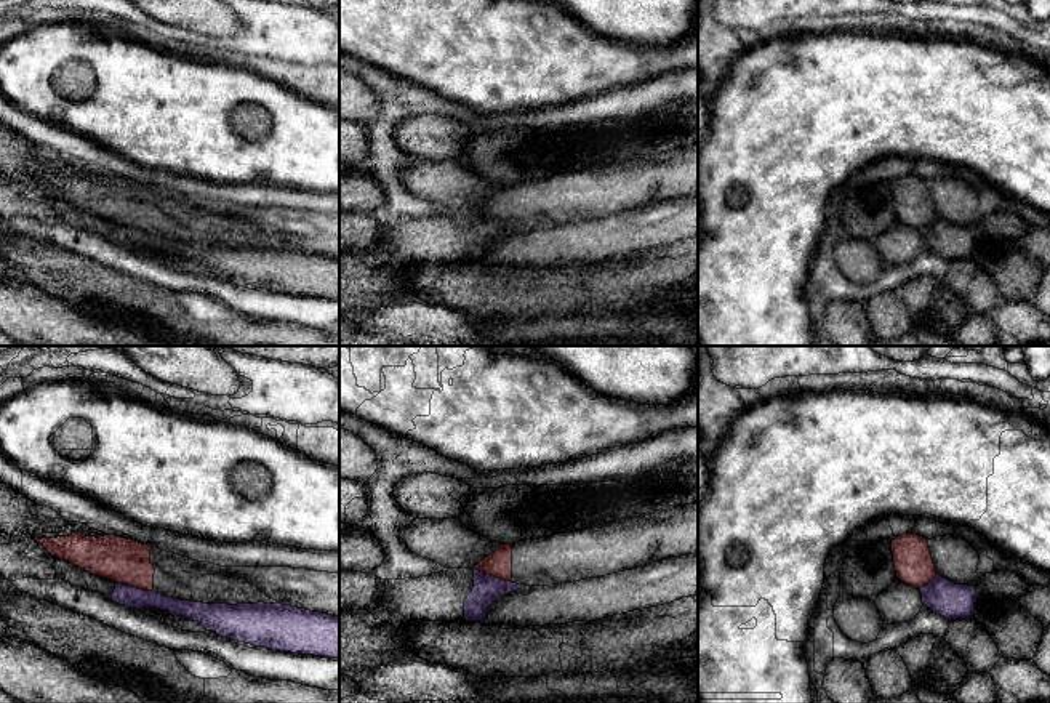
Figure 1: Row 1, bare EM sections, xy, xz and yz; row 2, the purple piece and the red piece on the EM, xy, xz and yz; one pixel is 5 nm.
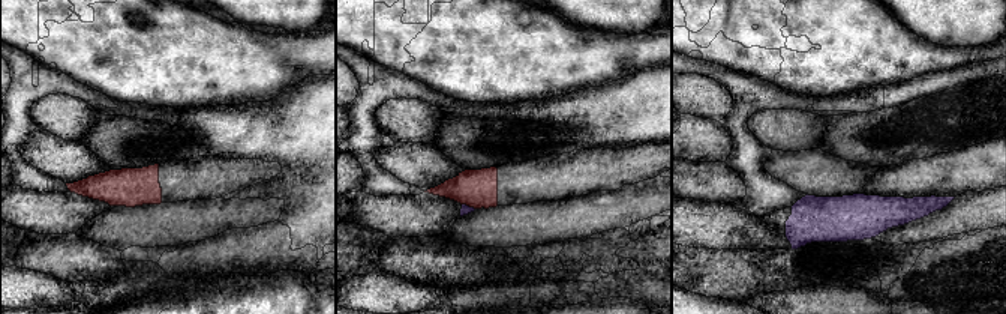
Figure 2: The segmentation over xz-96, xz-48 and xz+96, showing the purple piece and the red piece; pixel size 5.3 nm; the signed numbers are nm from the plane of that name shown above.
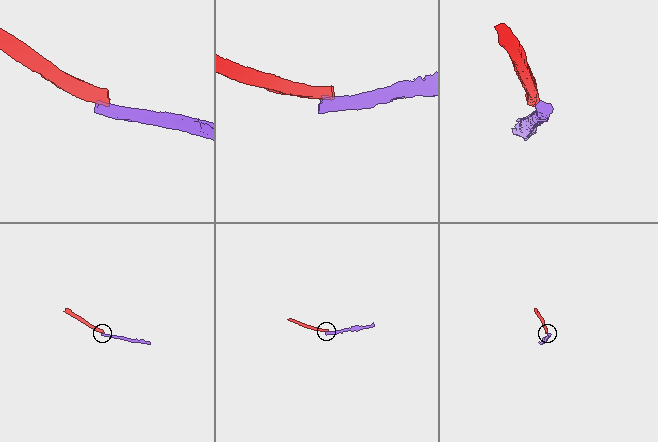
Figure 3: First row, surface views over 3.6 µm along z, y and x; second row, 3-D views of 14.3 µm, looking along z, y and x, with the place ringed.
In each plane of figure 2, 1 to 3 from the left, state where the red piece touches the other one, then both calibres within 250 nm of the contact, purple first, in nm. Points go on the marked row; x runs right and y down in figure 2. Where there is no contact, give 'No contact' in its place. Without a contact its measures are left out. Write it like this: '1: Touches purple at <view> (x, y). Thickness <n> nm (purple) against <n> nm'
1: No contact
2: Touches purple at xz-48 (468, 206). Thickness 50 nm (purple) against 200 nm
3: No contact

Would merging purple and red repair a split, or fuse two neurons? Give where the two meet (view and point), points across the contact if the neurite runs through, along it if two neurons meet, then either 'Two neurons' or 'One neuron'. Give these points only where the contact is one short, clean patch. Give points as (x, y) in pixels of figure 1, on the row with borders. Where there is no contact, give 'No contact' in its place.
Touches purple at xz (490, 575). Boundary: xz (472, 567), (511, 582). Two neurons

